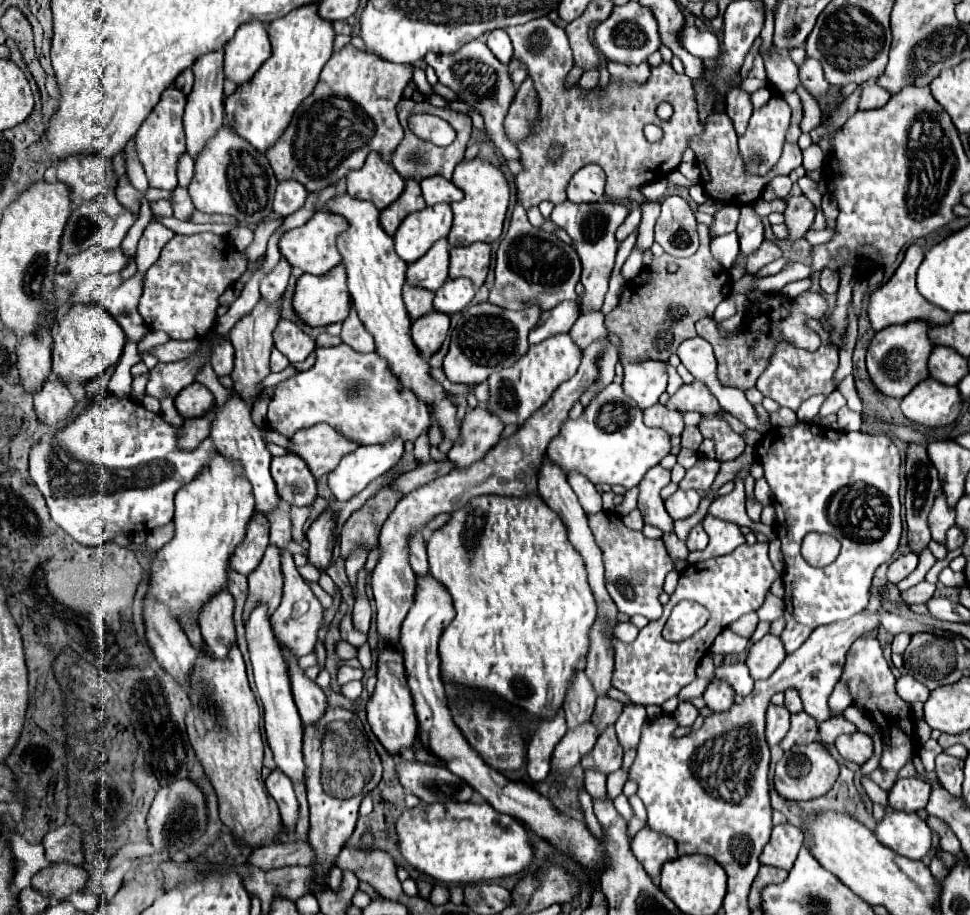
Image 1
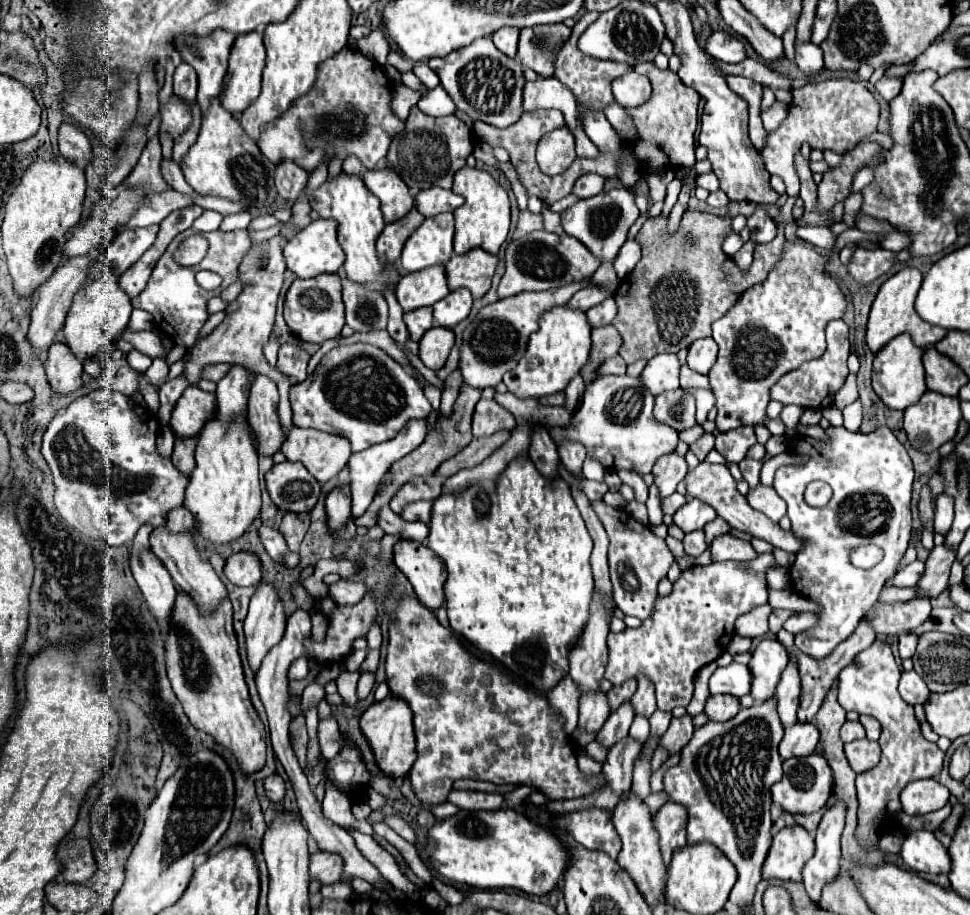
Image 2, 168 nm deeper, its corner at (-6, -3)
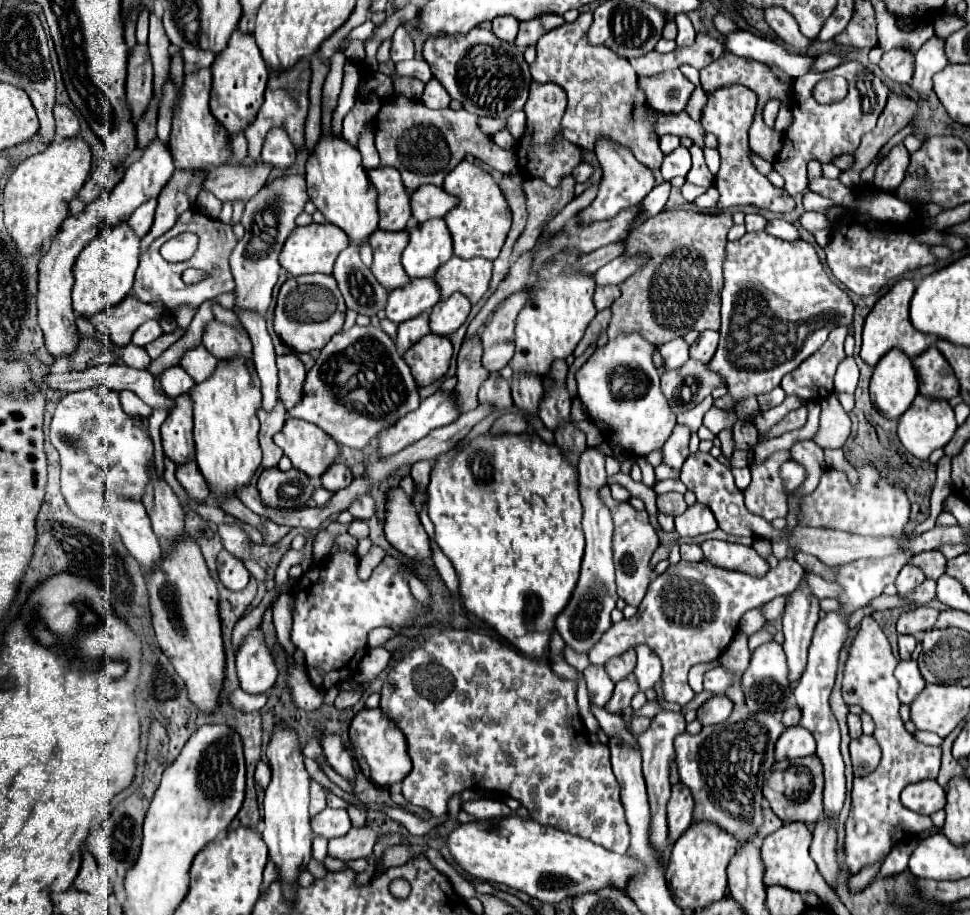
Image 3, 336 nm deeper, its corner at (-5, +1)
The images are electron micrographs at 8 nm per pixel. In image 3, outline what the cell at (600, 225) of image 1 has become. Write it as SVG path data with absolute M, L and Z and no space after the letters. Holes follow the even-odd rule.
M599 138L595 144L595 154L603 168L603 180L601 180L597 198L575 216L577 224L585 224L585 226L589 226L593 222L601 222L601 220L611 220L621 210L639 204L651 192L651 188L655 184L653 172L649 168L645 168L641 162L637 162L637 158L631 154L631 150L627 150L625 146L619 146L619 142L613 142L611 138Z

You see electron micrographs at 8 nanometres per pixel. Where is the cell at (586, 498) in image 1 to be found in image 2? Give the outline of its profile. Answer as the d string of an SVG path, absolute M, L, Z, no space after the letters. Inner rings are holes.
M564 442L564 446L558 446L558 454L568 472L578 474L582 470L586 450L584 450L584 446L580 446L580 442Z

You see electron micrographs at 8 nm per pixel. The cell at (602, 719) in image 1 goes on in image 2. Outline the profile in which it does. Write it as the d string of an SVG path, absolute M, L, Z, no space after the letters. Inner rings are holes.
M628 678L628 682L624 682L624 686L612 686L610 692L608 692L610 708L616 710L624 700L632 698L634 692L636 692L636 680L634 678Z

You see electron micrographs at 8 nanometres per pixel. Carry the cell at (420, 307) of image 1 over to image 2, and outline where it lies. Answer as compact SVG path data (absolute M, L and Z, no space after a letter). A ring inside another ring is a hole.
M420 308L420 310L414 310L410 314L404 314L404 322L406 322L406 328L408 328L410 340L418 342L424 336L424 332L434 326L432 308Z

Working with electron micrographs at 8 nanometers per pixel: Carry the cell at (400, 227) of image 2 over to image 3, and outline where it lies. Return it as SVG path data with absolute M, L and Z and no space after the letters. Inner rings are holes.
M375 230L371 234L371 248L373 248L373 274L375 278L387 286L387 290L395 290L409 282L409 276L405 274L401 266L401 252L409 242L409 230L399 232L387 232L387 230Z

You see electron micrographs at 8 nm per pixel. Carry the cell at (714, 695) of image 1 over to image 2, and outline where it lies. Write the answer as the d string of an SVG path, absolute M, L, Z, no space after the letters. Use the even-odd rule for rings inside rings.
M710 696L704 706L704 714L712 722L726 722L740 710L740 702L734 696Z

